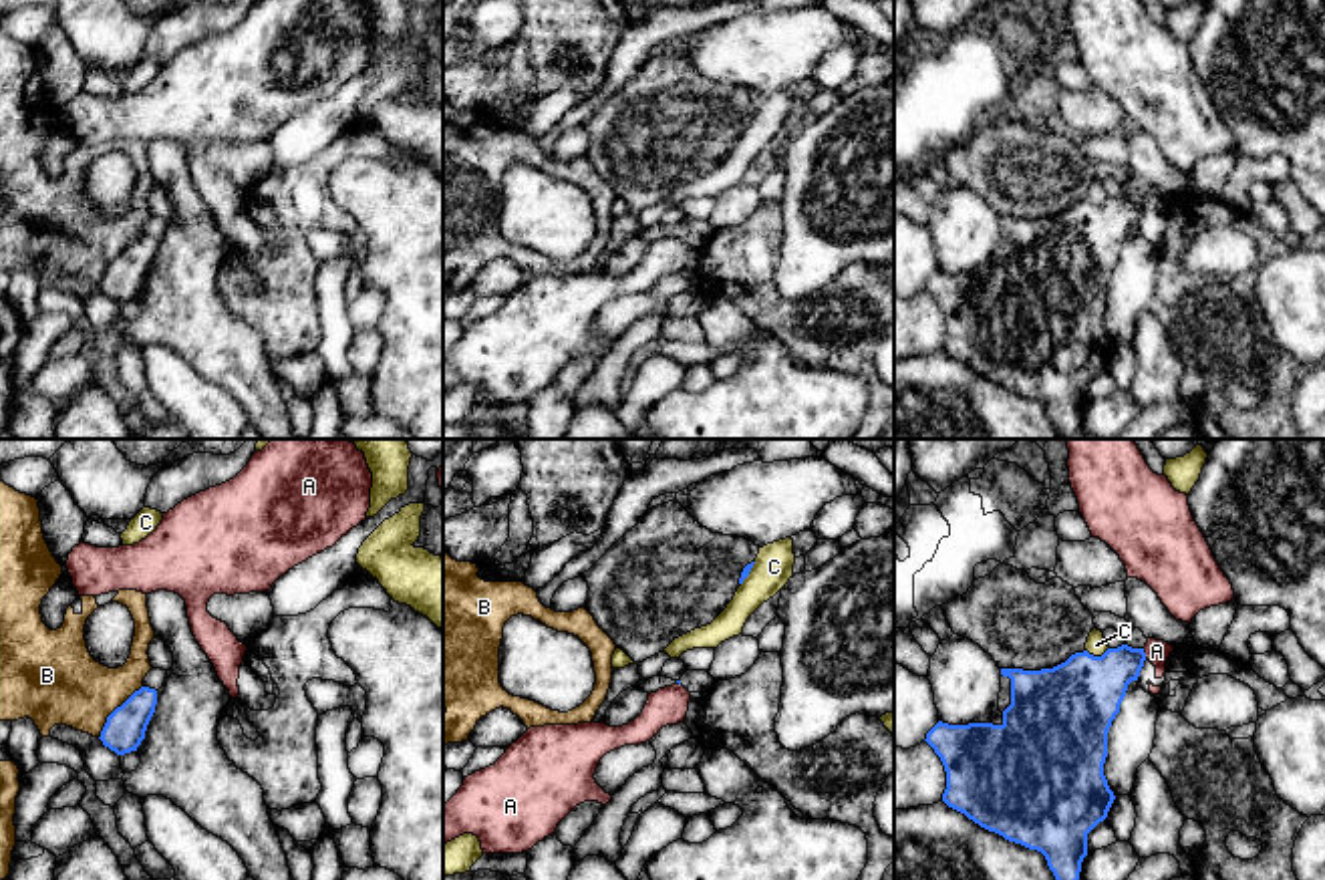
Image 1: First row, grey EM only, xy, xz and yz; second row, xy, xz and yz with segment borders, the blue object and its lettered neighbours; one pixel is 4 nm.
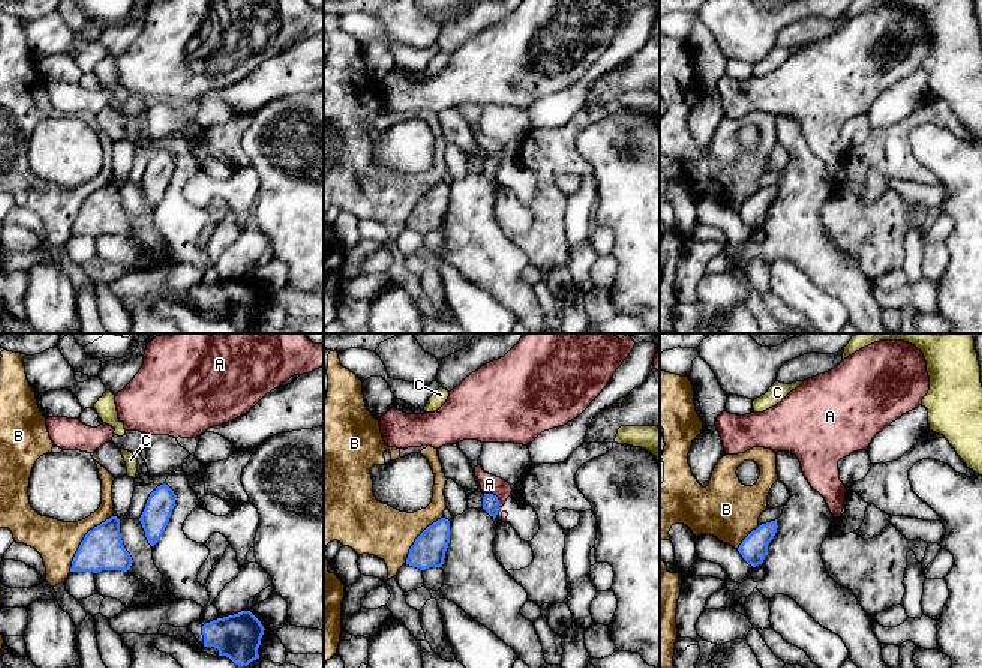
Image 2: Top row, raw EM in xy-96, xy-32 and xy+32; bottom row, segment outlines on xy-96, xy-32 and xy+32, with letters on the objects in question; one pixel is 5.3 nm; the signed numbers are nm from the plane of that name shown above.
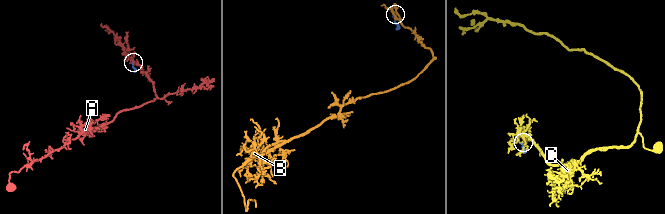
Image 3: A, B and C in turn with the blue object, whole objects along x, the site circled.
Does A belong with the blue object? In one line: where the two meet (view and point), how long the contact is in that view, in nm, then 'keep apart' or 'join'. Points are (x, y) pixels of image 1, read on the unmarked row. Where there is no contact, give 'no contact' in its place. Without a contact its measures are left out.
yz (1144, 202) | 40 nm | keep apart

